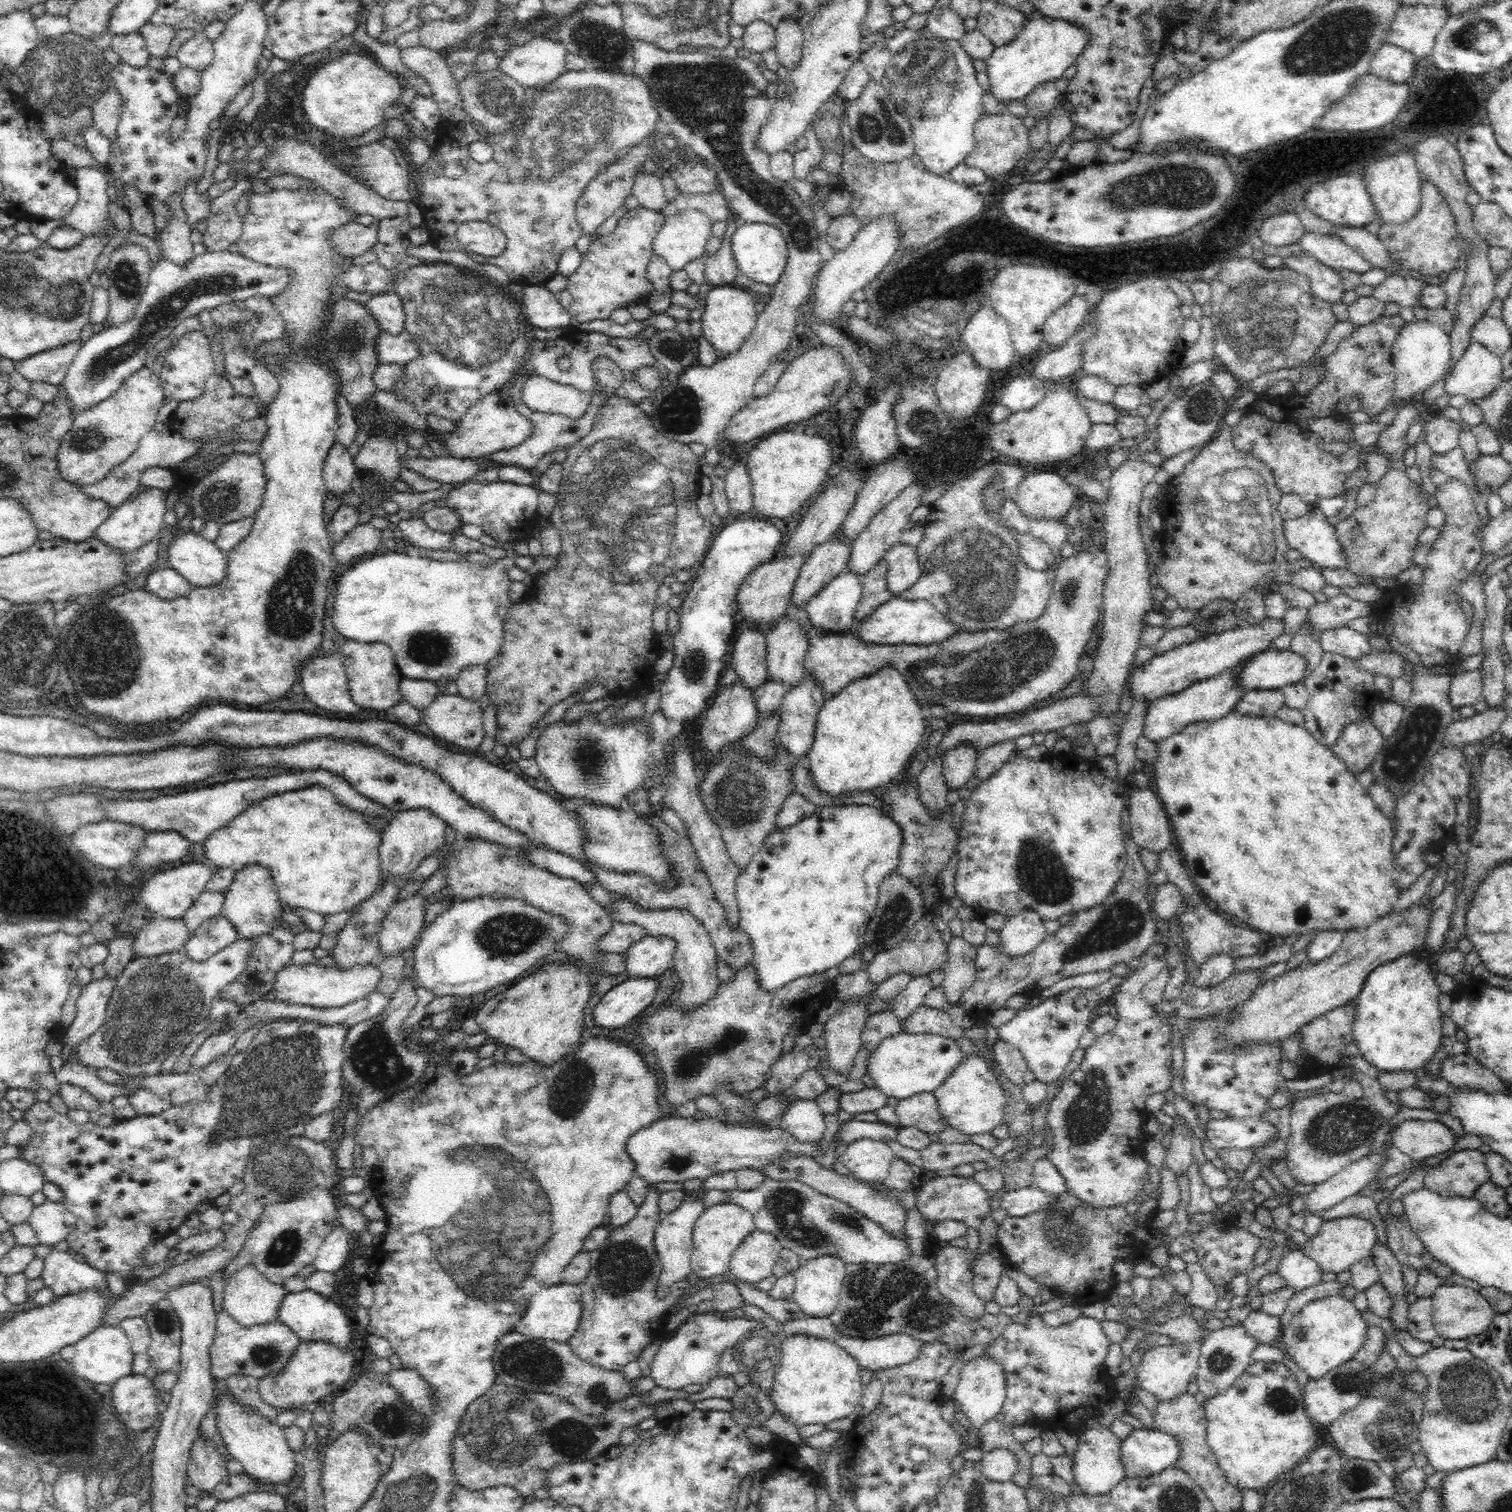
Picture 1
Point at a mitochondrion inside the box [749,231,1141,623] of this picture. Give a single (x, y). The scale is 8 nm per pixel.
(920, 420)

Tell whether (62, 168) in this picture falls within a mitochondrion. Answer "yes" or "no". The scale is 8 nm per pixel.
no

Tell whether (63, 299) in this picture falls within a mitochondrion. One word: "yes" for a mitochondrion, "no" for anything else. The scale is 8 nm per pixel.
yes

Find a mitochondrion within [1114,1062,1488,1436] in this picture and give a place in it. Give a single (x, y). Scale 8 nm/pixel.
(1342, 1128)

